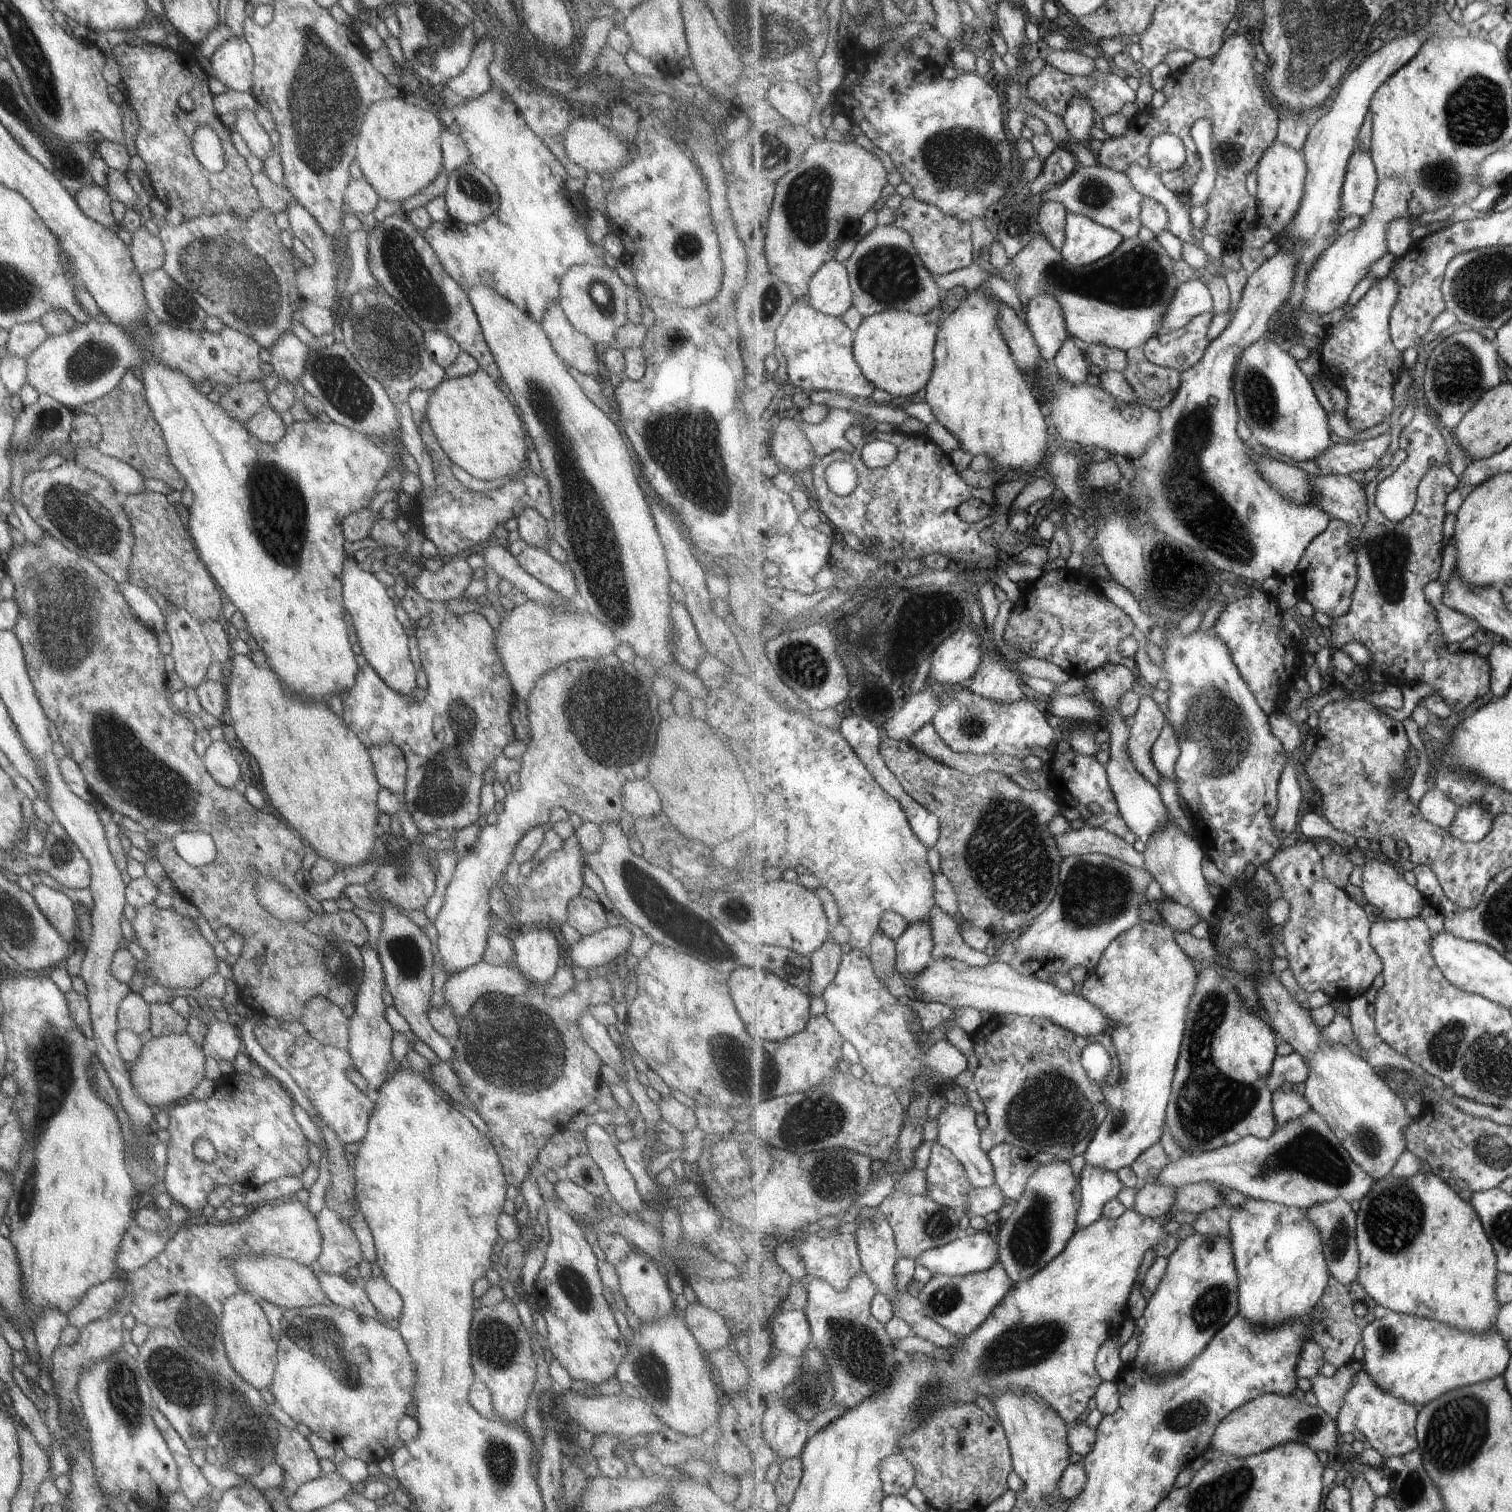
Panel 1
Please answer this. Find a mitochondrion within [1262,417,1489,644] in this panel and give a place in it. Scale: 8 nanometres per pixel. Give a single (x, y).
(1387, 554)

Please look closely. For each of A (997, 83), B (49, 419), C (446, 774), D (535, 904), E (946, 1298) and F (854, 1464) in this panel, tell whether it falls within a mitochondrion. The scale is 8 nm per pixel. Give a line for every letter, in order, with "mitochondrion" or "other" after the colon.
A: other
B: mitochondrion
C: mitochondrion
D: mitochondrion
E: mitochondrion
F: other

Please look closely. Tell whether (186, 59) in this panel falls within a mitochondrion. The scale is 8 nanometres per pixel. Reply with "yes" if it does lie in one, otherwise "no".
no

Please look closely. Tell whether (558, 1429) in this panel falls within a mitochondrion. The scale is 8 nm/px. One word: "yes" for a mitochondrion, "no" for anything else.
no

